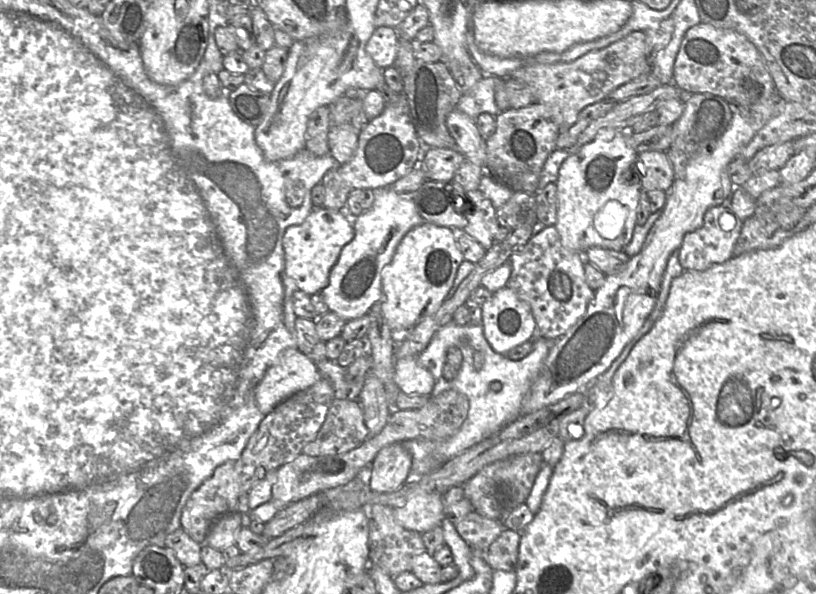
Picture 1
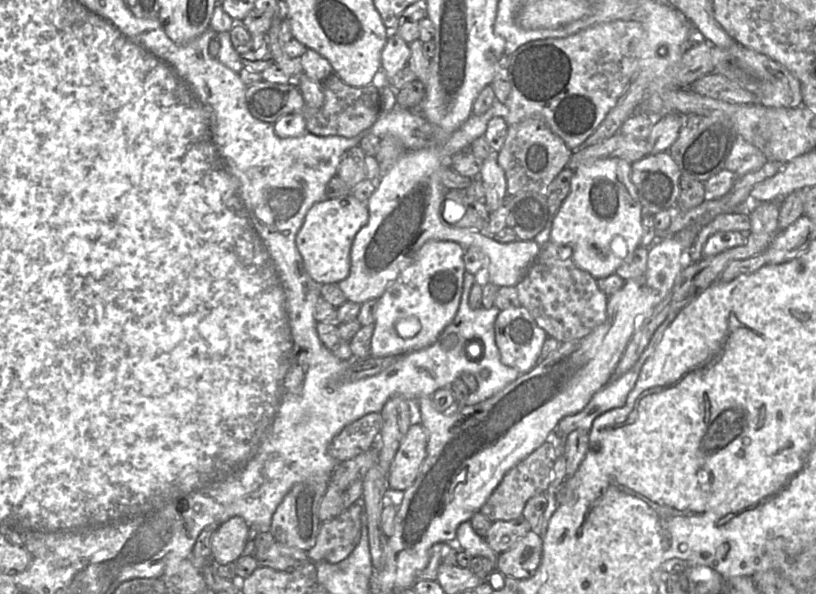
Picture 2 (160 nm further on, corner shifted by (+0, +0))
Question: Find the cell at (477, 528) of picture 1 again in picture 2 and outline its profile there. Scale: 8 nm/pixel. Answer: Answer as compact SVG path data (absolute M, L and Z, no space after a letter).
M523 517L508 521L498 520L492 522L483 537L494 552L501 553L511 548L531 530L530 524Z

